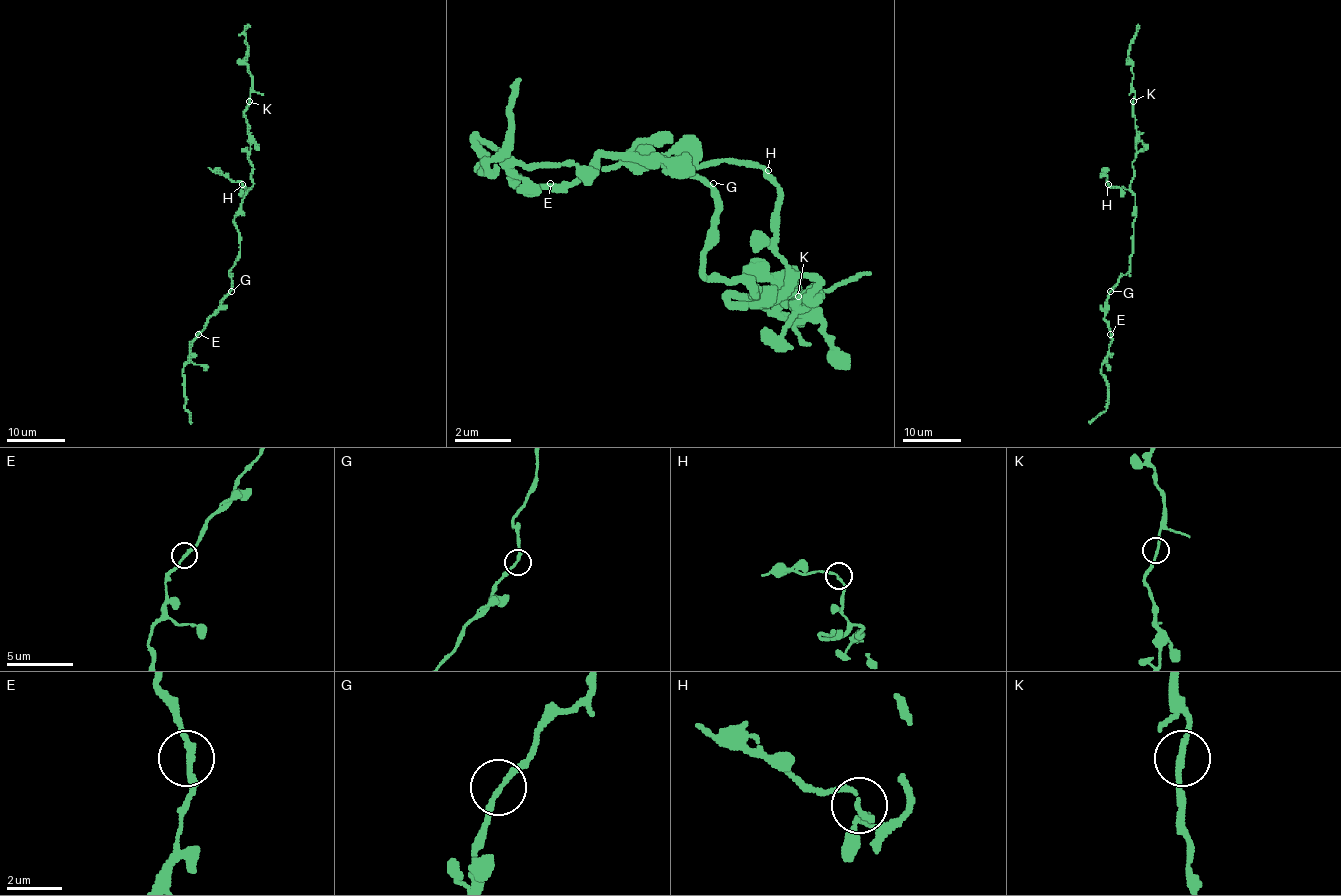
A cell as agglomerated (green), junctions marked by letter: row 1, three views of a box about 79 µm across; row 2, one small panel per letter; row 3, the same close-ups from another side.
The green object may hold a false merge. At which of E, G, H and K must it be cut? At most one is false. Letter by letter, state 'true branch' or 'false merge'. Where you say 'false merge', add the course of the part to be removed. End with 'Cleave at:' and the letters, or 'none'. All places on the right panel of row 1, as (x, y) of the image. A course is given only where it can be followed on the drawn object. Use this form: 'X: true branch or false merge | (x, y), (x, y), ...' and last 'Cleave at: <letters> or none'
E: true branch
G: true branch
H: true branch
K: true branch
Cleave at: none

